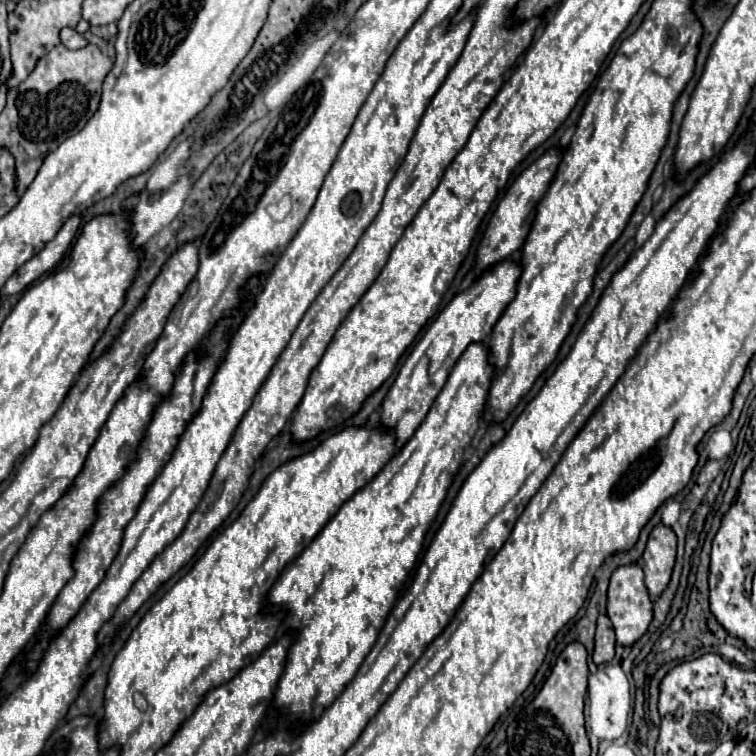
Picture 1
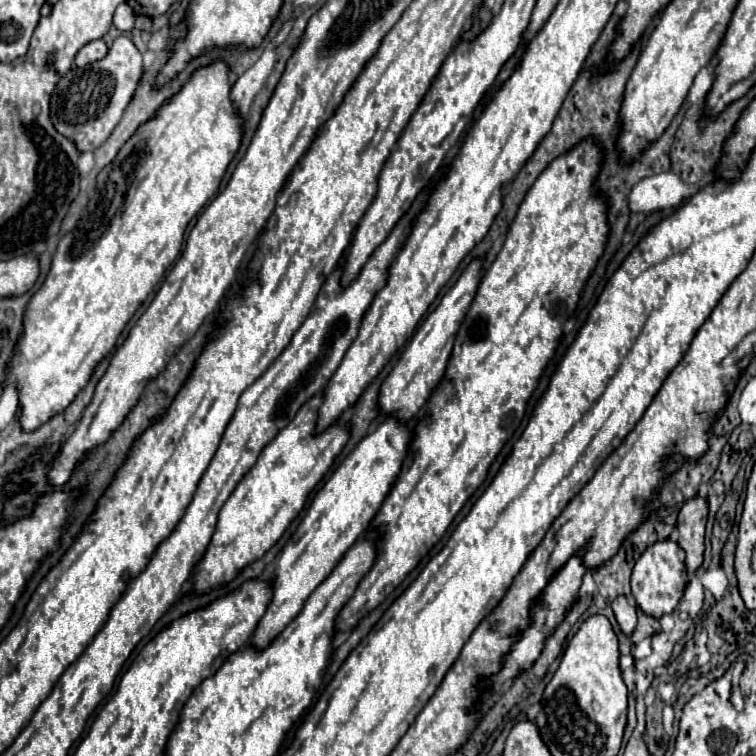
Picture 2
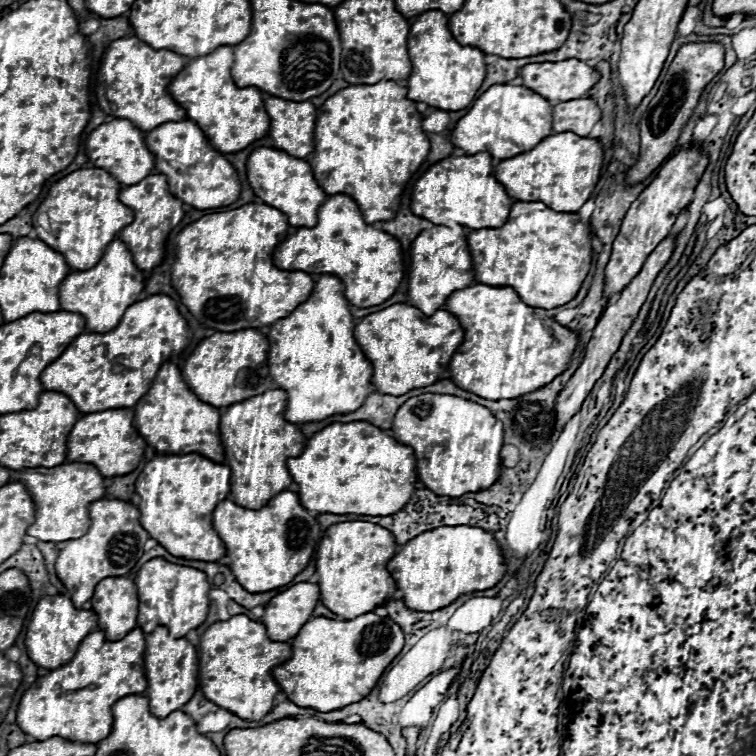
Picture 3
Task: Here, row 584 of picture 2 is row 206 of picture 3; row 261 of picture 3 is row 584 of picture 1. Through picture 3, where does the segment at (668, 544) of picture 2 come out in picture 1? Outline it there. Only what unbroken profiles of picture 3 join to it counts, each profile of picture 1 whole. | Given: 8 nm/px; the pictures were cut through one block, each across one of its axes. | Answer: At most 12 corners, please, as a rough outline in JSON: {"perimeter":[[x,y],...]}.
{"perimeter":[[638,564],[616,568],[608,616],[632,646],[654,618]]}

